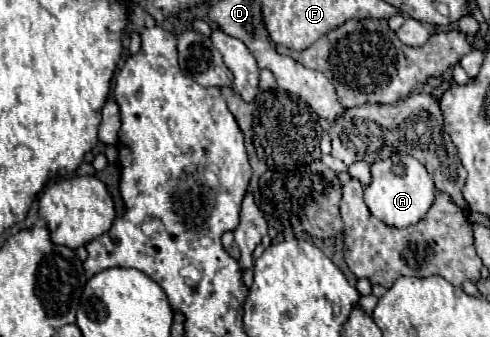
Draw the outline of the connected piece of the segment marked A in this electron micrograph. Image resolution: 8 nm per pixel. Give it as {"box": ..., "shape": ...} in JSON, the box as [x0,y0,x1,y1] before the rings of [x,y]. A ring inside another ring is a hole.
{"box":[364,154,436,228],"shape":[[[396,154],[372,164],[372,182],[364,188],[364,202],[372,216],[394,228],[408,228],[420,222],[430,210],[436,196],[434,182],[426,168],[412,156]]]}

